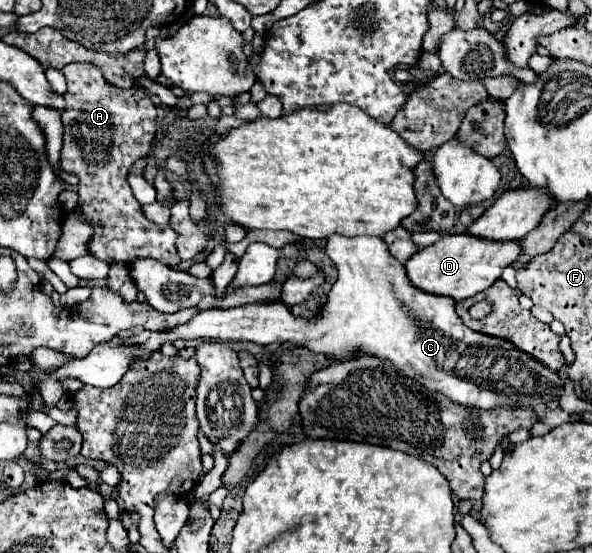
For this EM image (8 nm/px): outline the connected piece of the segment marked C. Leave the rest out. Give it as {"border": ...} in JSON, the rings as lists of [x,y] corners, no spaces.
{"border":[[[329,236],[327,246],[325,246],[327,256],[331,262],[337,266],[337,282],[333,284],[325,306],[321,308],[319,316],[313,316],[309,320],[297,318],[285,308],[281,302],[273,304],[247,304],[231,310],[203,310],[193,320],[179,324],[177,328],[169,328],[165,332],[153,332],[147,342],[137,344],[137,346],[109,346],[107,342],[97,344],[85,358],[75,358],[51,372],[53,380],[63,382],[65,378],[77,378],[87,386],[97,386],[97,388],[111,388],[115,386],[123,374],[129,370],[131,364],[139,360],[147,360],[153,352],[161,350],[165,342],[175,342],[175,340],[245,340],[245,342],[255,342],[261,346],[273,344],[273,342],[289,342],[289,344],[299,344],[309,348],[315,354],[335,354],[335,356],[349,356],[351,352],[365,352],[377,358],[387,358],[391,360],[401,374],[419,380],[425,388],[437,390],[451,398],[453,402],[465,406],[465,408],[495,408],[495,406],[531,406],[539,414],[539,420],[549,424],[549,426],[561,426],[571,420],[571,416],[561,410],[549,410],[547,400],[555,398],[563,390],[563,380],[559,374],[551,372],[543,364],[539,364],[535,358],[529,354],[517,350],[511,342],[493,338],[487,334],[473,332],[467,328],[459,316],[455,314],[455,300],[445,298],[445,296],[433,296],[429,292],[421,292],[419,288],[413,288],[413,284],[407,280],[405,266],[395,260],[387,248],[387,244],[381,238],[373,236]]]}

